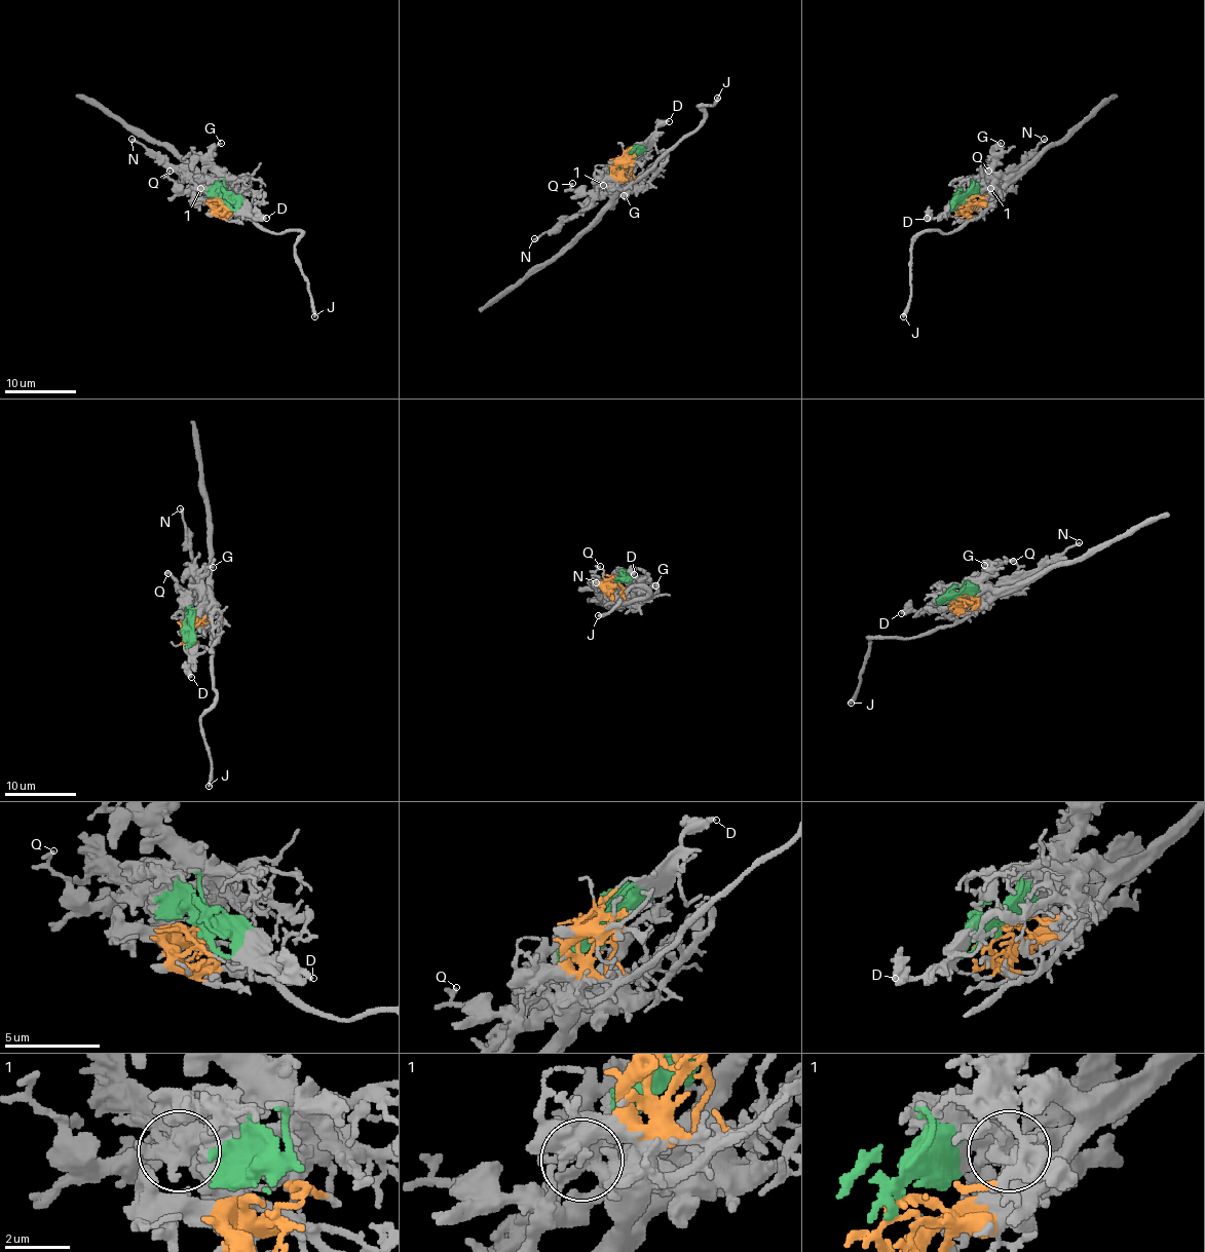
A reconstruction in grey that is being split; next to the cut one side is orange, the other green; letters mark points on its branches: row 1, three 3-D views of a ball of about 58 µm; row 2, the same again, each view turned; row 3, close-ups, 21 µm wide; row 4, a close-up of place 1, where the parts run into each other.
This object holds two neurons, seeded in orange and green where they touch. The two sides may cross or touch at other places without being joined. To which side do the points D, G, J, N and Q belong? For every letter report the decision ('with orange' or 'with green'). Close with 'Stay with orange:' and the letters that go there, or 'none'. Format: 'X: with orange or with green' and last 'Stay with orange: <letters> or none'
D: with green
G: with orange
J: with orange
N: with green
Q: with orange
Stay with orange: G, J, Q

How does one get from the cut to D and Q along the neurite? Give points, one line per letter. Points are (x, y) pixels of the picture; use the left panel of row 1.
D: (224, 199), (231, 199), (254, 219), (266, 219)
Q: (224, 199), (198, 200), (171, 178), (171, 171)

